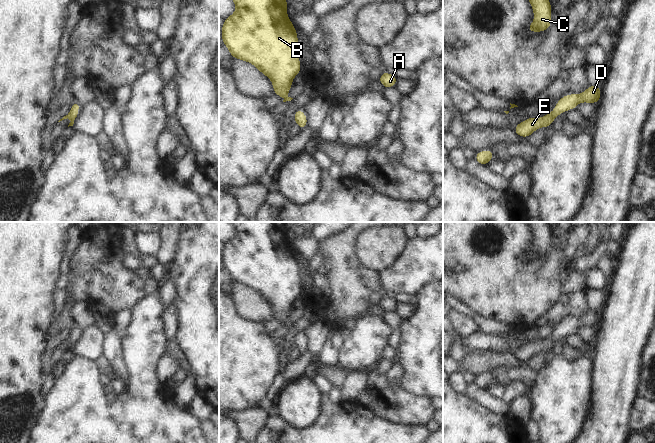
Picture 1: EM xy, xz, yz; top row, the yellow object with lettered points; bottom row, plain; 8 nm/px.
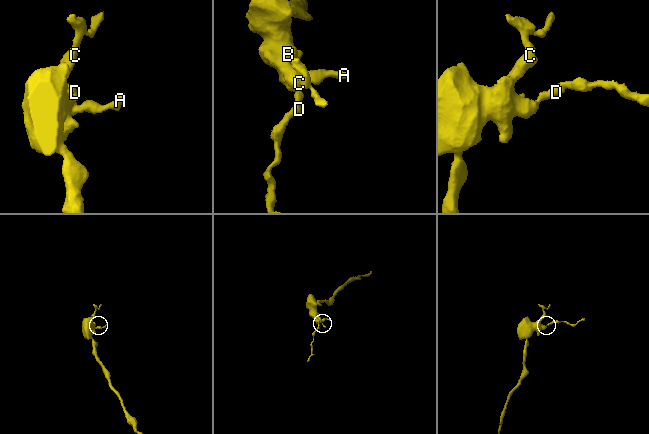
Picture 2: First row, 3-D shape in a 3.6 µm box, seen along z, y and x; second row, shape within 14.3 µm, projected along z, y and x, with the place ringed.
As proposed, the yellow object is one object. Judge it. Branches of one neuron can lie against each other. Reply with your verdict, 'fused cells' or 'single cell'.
single cell

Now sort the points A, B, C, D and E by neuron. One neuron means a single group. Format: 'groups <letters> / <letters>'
groups A B C D E

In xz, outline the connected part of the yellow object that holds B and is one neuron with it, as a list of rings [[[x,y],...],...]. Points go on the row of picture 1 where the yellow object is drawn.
[[[233,0],[235,12],[224,20],[222,42],[232,58],[244,60],[254,65],[272,82],[274,95],[291,101],[287,93],[292,87],[292,80],[300,74],[298,36],[294,25],[286,13],[286,0]]]

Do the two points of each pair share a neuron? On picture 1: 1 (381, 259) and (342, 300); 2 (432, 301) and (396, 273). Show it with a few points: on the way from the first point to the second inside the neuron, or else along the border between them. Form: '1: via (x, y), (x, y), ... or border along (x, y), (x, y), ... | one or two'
1: border along (355, 242), (355, 256), (360, 265) | two
2: border along (432, 281), (429, 281), (414, 296) | two

